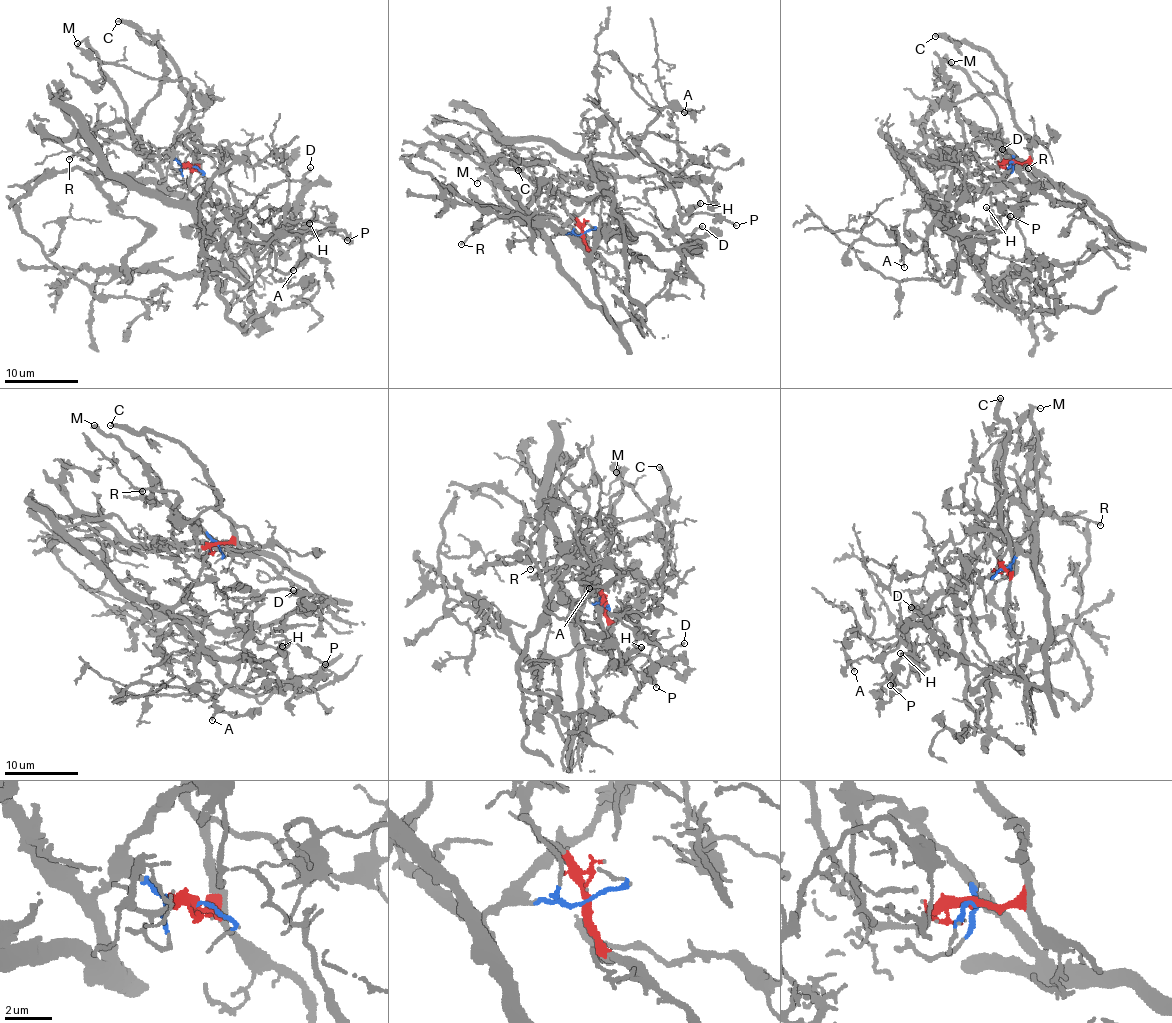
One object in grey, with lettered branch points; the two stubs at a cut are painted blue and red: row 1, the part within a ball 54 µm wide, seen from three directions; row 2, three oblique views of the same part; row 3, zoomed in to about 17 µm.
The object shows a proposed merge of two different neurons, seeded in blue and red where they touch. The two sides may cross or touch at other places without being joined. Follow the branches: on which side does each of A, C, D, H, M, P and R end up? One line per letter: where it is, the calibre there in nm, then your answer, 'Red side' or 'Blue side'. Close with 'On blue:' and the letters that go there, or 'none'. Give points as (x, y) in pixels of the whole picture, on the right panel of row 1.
A: Place: (904, 267). Thickness 160 nm. Red side
C: Place: (935, 36). Thickness 320 nm. Red side
D: Place: (1002, 149). Thickness 190 nm. Red side
H: Place: (986, 207). Thickness 240 nm. Red side
M: Place: (951, 62). Thickness 180 nm. Blue side
P: Place: (1010, 216). Thickness 180 nm. Red side
R: Place: (1028, 168). Thickness 170 nm. Blue side
On blue: M, R

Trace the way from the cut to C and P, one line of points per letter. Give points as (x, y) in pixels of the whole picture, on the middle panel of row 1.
C: (582, 235), (587, 252), (582, 246), (586, 239), (539, 205), (538, 187), (518, 170)
P: (582, 235), (561, 192), (485, 119), (509, 139), (577, 155), (641, 150), (683, 223), (706, 212), (737, 226)

